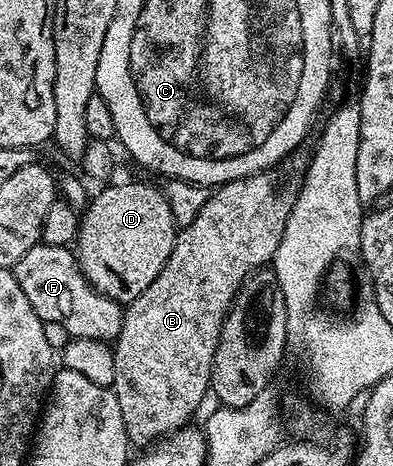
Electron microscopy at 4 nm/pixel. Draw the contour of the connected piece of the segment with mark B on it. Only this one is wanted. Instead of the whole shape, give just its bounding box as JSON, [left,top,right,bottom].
[113,171,292,446]

